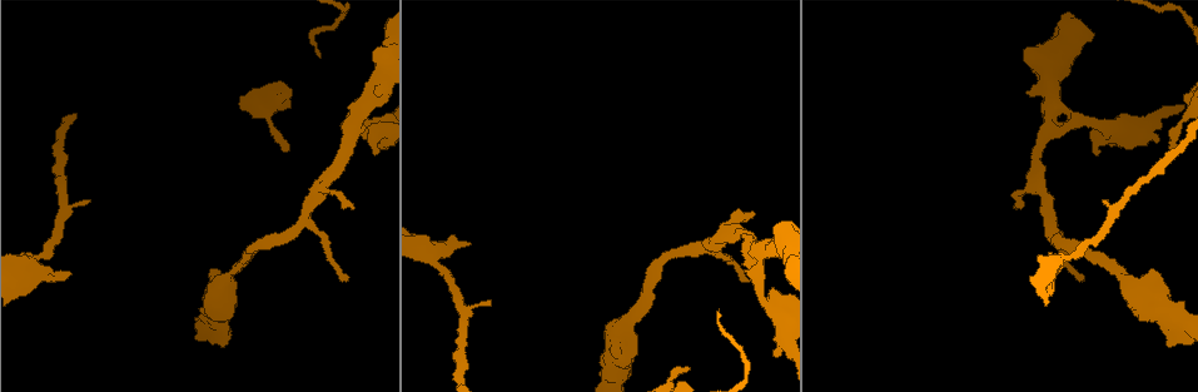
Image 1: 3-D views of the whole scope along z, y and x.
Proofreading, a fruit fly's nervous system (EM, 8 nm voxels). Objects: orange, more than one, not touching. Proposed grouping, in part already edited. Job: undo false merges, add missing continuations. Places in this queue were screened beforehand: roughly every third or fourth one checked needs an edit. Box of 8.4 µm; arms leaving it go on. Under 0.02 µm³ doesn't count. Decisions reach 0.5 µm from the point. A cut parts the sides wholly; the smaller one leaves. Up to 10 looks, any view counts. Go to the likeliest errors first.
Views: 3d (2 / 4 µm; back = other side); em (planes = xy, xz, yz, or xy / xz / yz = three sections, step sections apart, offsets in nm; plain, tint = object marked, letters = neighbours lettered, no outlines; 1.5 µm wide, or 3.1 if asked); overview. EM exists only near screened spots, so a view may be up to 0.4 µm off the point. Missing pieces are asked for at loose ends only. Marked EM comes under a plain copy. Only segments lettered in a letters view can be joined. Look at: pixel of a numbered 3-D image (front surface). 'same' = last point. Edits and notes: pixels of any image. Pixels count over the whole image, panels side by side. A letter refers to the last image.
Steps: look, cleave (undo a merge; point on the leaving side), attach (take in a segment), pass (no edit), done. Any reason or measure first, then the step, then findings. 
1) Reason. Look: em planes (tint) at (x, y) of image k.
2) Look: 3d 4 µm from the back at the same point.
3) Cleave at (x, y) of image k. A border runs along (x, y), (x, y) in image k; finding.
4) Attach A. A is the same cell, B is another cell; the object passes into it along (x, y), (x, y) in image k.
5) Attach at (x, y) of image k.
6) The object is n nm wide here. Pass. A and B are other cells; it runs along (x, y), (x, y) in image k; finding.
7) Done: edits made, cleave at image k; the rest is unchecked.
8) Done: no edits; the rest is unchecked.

Branch stops here. Look: em xy step 8 (tint) at (67, 272) of image 1.

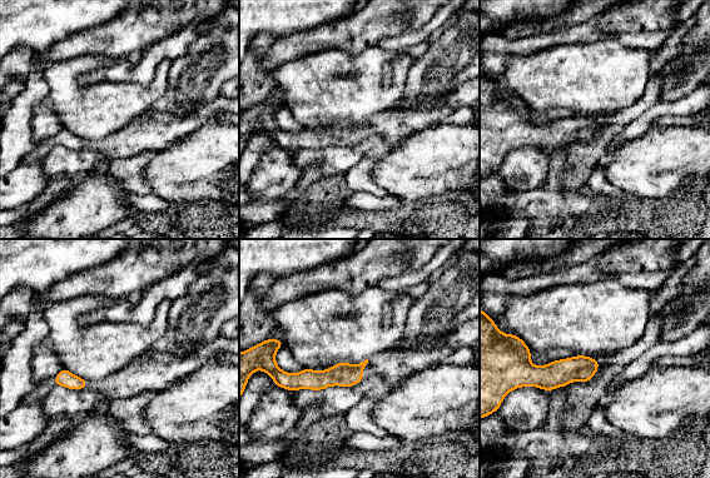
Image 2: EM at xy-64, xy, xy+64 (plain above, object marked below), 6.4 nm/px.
Look: em planes (letters) at the same point.

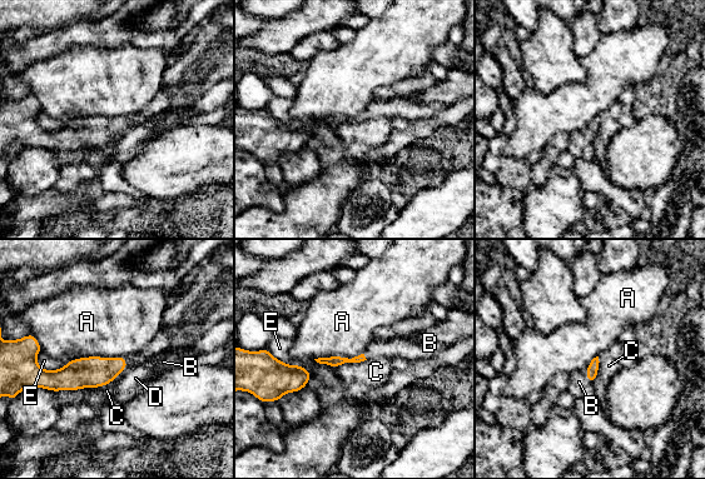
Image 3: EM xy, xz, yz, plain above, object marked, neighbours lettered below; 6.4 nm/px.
Attach B. B is the same cell, A, C, D and E are other cells; the object passes into it along (592, 369), (586, 377), (579, 382) in image 3; it goes on there.

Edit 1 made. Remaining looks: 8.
Branch stops here. Look: em xz step 8 (tint) at (1169, 147) of image 1.

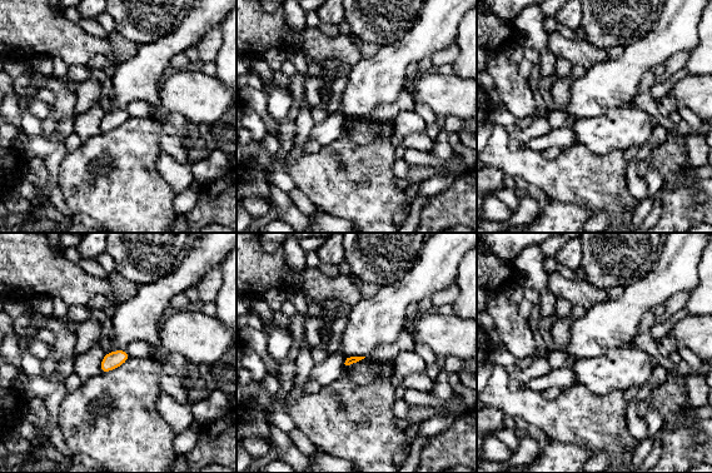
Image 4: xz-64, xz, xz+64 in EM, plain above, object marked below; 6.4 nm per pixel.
See the neighbours. Look: em xz step 8 (letters) at the same point.

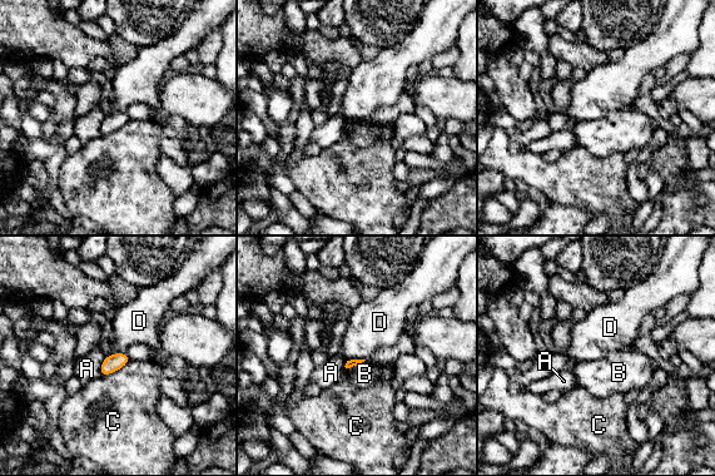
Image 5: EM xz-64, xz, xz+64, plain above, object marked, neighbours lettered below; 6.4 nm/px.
Pass. A, B, C and D are other cells; a border runs along (365, 358), (351, 358), (347, 361) in image 5; no lettered segment goes on from it.

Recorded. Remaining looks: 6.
Free end. Look: em planes (letters) at (1082, 281) of image 1.

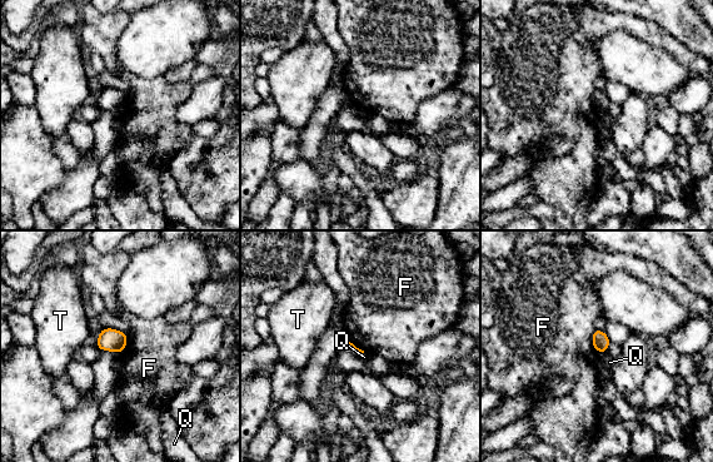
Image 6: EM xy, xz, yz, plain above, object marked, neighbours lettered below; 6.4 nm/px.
The longest contact is with F, 160 nm. Pass. F, Q and T are other cells; no lettered segment goes on from it.

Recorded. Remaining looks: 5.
Done: edits made, attach at image 3; the rest is unchecked.

